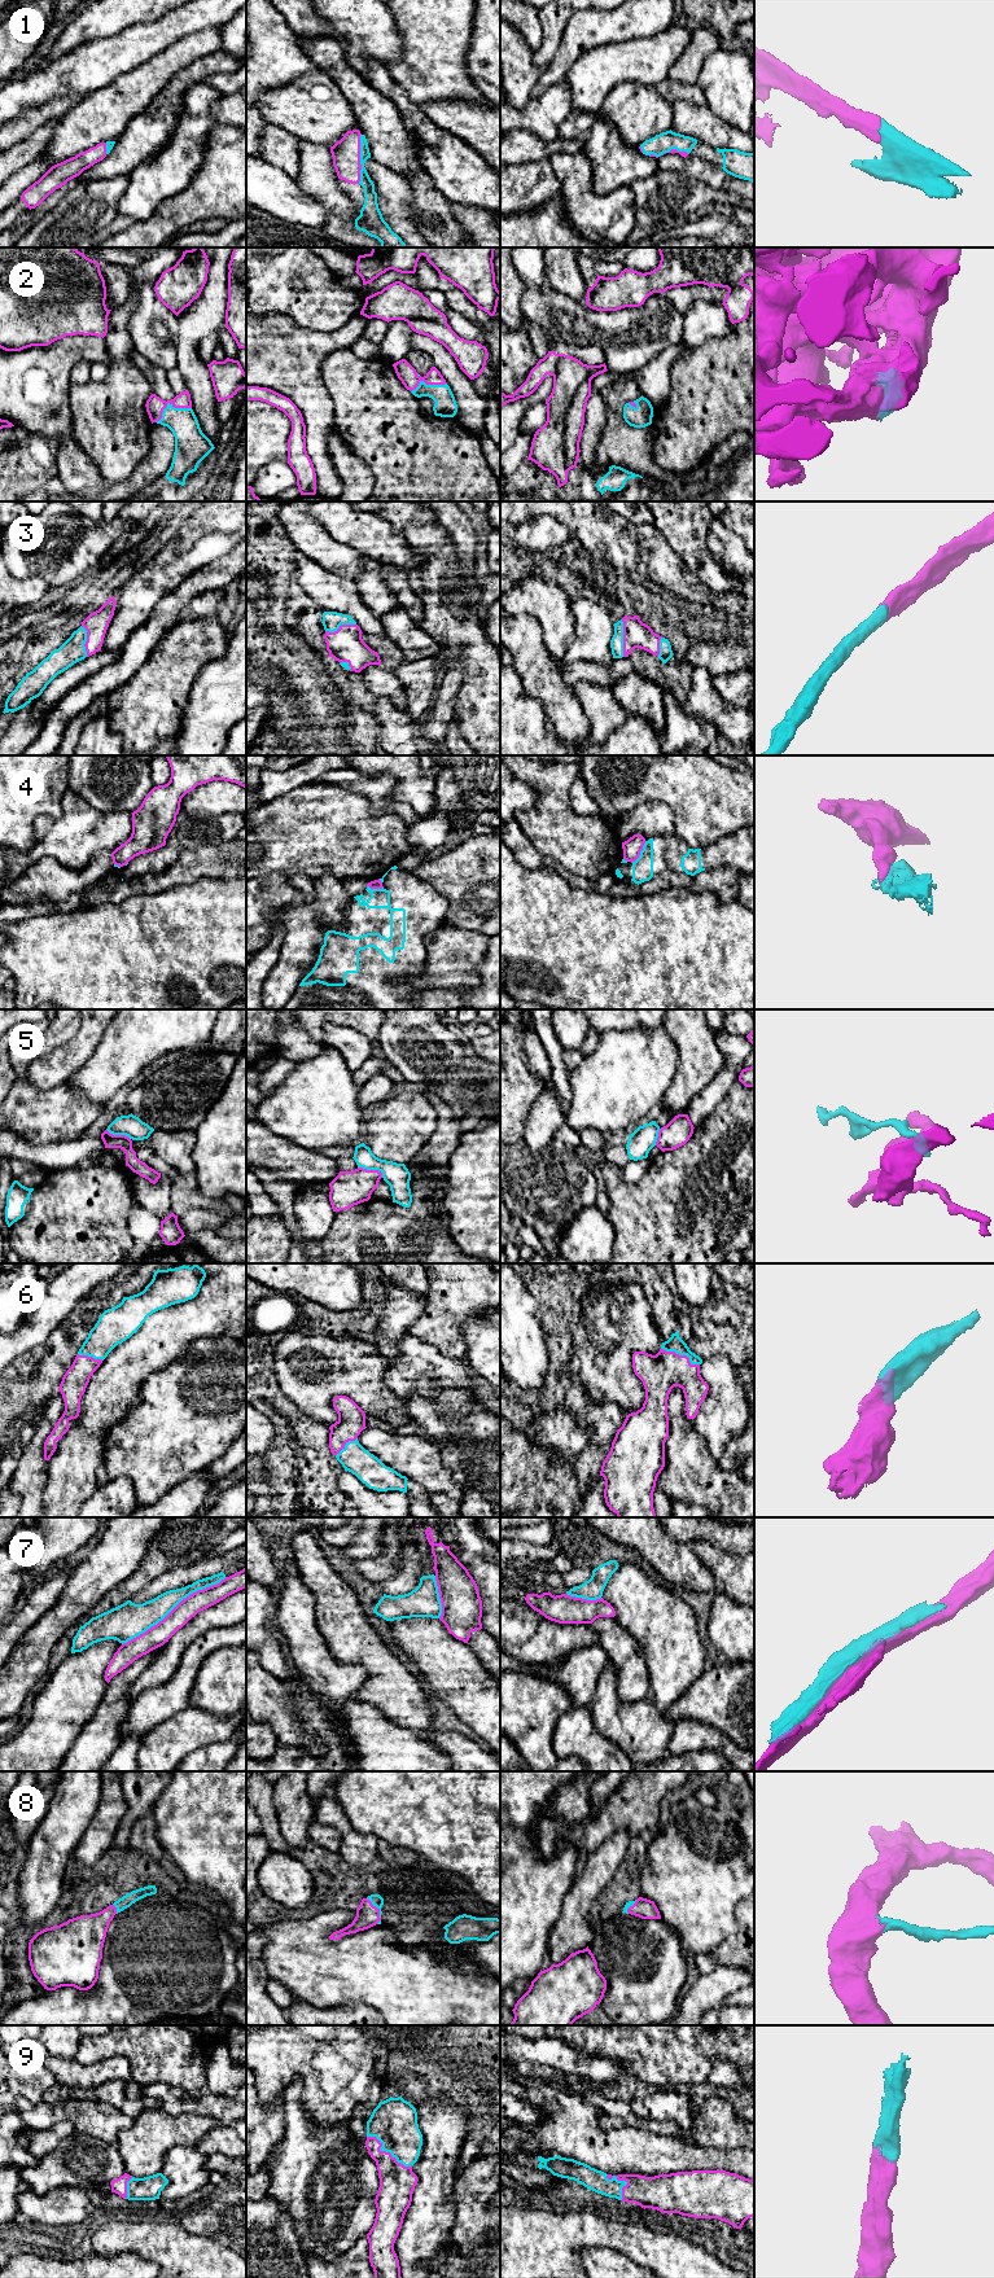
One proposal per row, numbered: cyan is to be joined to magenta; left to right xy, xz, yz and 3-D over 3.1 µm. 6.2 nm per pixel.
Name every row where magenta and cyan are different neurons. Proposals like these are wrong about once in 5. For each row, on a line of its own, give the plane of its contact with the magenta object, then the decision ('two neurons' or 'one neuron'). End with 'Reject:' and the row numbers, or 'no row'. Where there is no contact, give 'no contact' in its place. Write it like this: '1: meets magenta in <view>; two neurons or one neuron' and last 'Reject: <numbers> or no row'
1: meets magenta in xz; one neuron
2: meets magenta in xy; one neuron
3: meets magenta in yz; one neuron
4: meets magenta in yz; two neurons
5: meets magenta in xz; two neurons
6: meets magenta in yz; one neuron
7: meets magenta in xy; two neurons
8: meets magenta in xz; one neuron
9: meets magenta in xz; one neuron
Reject: 4, 5, 7

